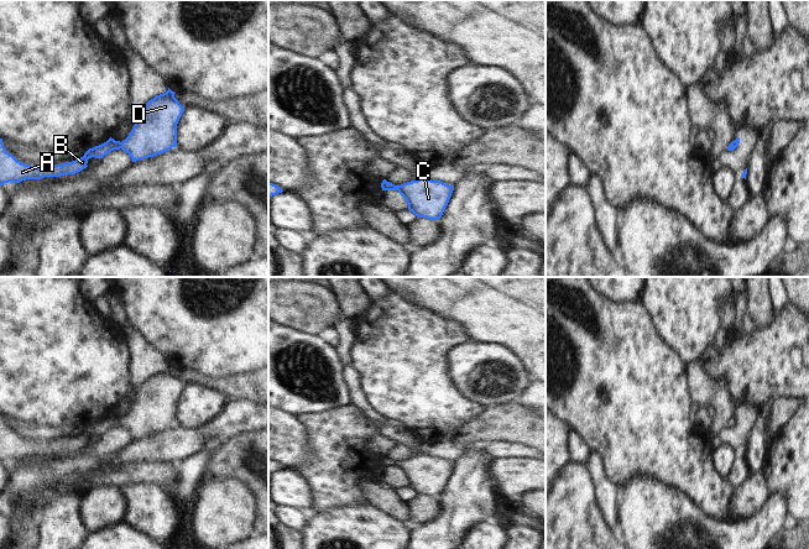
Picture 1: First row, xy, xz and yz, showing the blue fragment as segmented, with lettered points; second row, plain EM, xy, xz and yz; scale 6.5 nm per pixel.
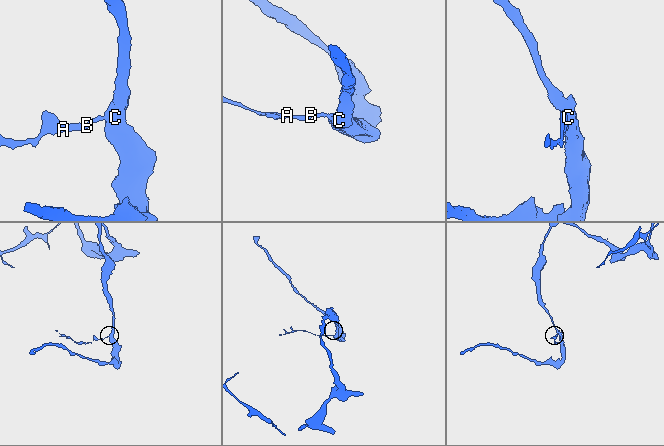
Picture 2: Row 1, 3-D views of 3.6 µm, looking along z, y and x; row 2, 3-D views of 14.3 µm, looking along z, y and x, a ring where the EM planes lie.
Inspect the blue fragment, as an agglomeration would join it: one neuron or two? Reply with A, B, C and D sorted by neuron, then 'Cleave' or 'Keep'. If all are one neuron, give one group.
Groups: A B C D. Keep.

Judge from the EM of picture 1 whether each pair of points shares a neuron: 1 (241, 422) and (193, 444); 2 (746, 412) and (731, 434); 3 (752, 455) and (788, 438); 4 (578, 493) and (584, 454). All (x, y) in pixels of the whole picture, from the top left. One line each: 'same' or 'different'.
1: same
2: same
3: different
4: different

